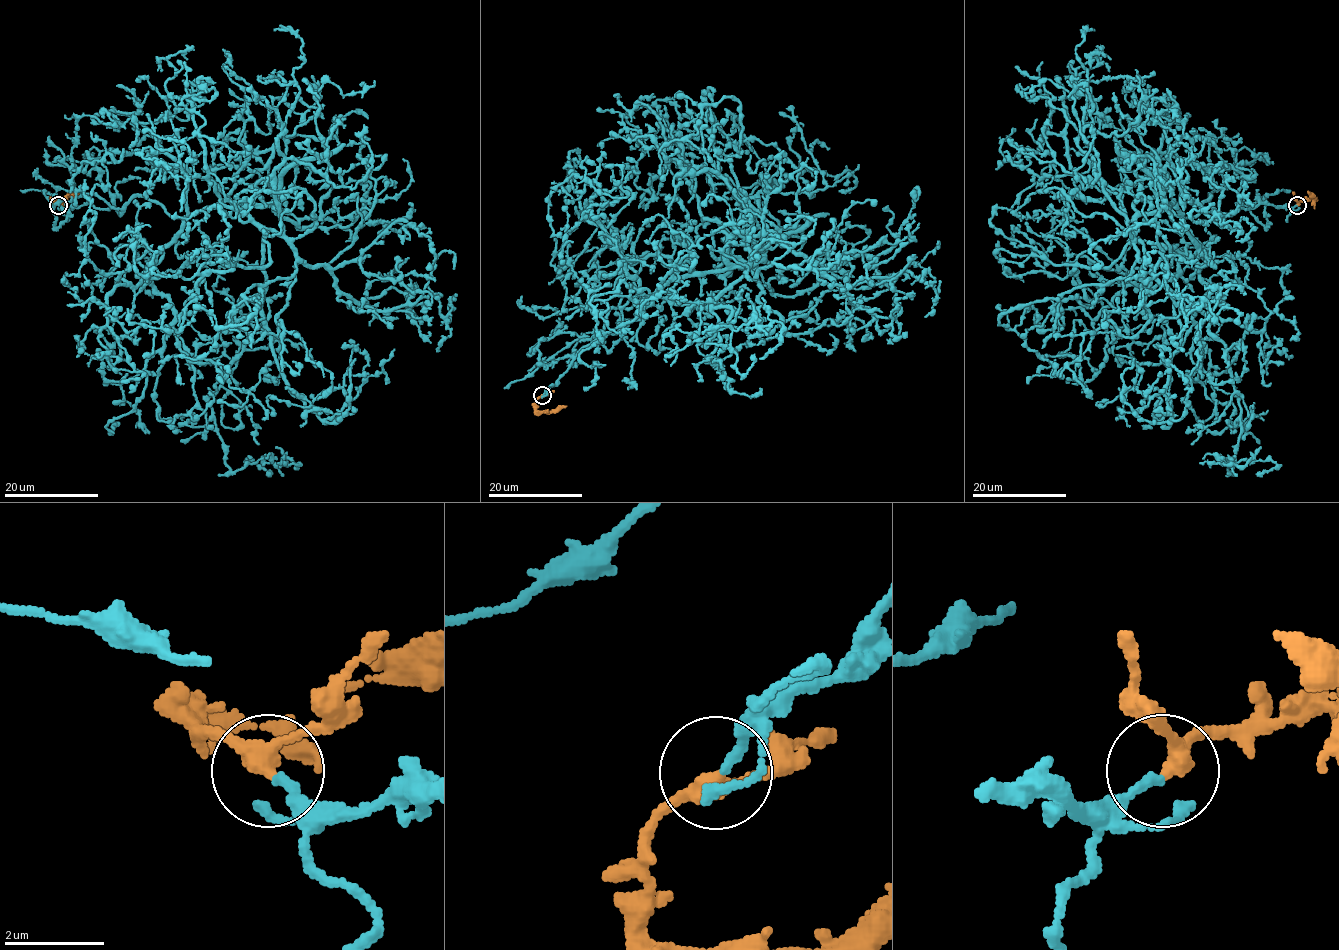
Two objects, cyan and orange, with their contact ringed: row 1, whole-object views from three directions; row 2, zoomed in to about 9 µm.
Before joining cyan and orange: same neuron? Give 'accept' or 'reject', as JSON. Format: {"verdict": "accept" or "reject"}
{"verdict": "accept"}

